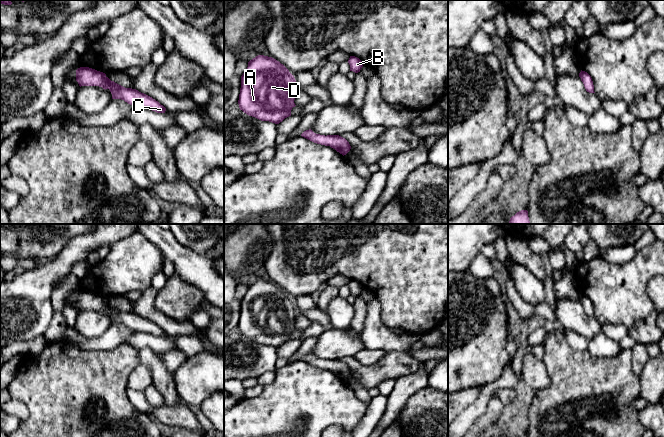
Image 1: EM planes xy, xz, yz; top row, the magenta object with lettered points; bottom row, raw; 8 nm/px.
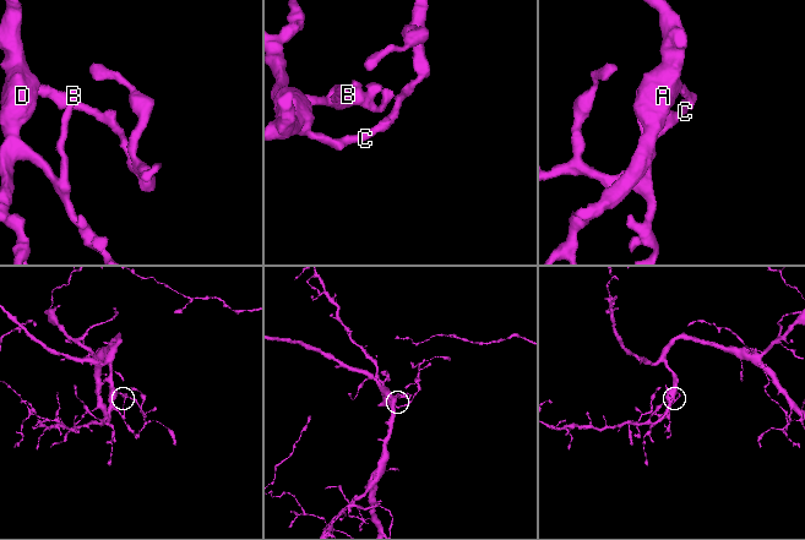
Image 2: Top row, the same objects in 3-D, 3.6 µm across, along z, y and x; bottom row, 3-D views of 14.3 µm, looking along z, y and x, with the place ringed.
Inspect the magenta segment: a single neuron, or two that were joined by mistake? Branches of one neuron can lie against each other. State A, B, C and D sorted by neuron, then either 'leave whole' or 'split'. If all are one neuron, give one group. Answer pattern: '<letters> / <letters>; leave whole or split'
A B C D; leave whole

